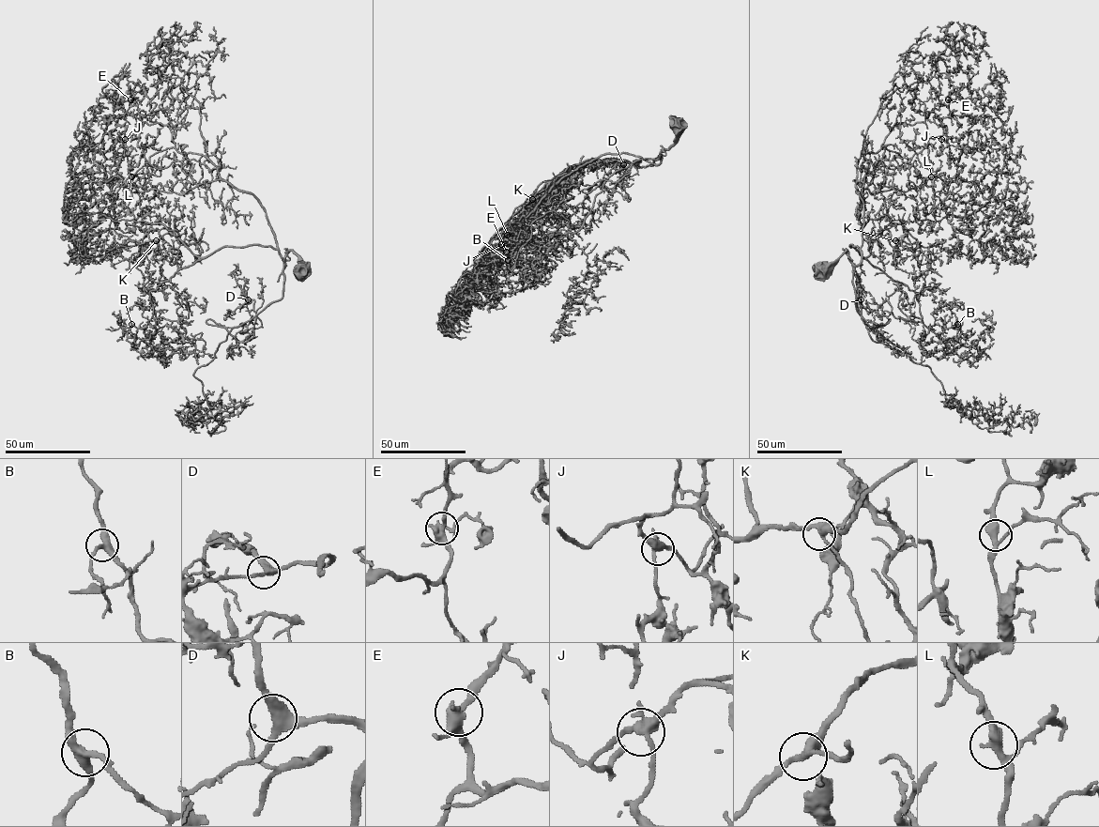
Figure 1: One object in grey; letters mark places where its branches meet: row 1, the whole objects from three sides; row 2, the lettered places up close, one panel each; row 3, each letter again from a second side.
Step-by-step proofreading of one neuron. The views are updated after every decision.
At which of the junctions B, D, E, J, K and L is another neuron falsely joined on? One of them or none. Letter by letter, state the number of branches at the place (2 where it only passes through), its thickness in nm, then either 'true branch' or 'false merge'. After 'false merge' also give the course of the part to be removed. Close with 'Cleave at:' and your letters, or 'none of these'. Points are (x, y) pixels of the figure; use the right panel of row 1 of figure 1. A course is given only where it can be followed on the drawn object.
B: branches 3; calibre 320 nm; true branch
D: branches 3; calibre 380 nm; true branch
E: branches 3; calibre 380 nm; true branch
J: branches 3; calibre 340 nm; true branch
K: branches 3; calibre 320 nm; true branch
L: branches 3; calibre 360 nm; true branch
Cleave at: none of these

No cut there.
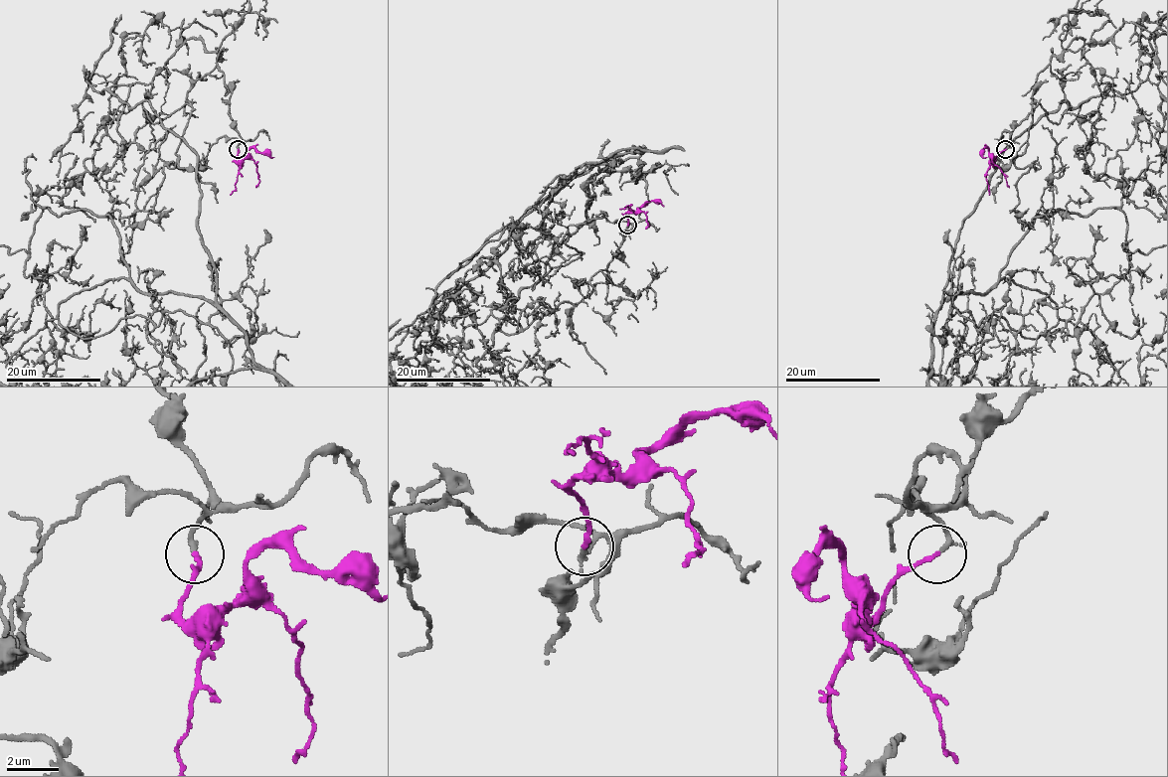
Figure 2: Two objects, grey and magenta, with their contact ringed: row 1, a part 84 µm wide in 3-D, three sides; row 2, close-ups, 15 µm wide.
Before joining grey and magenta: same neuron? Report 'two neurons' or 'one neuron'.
one neuron

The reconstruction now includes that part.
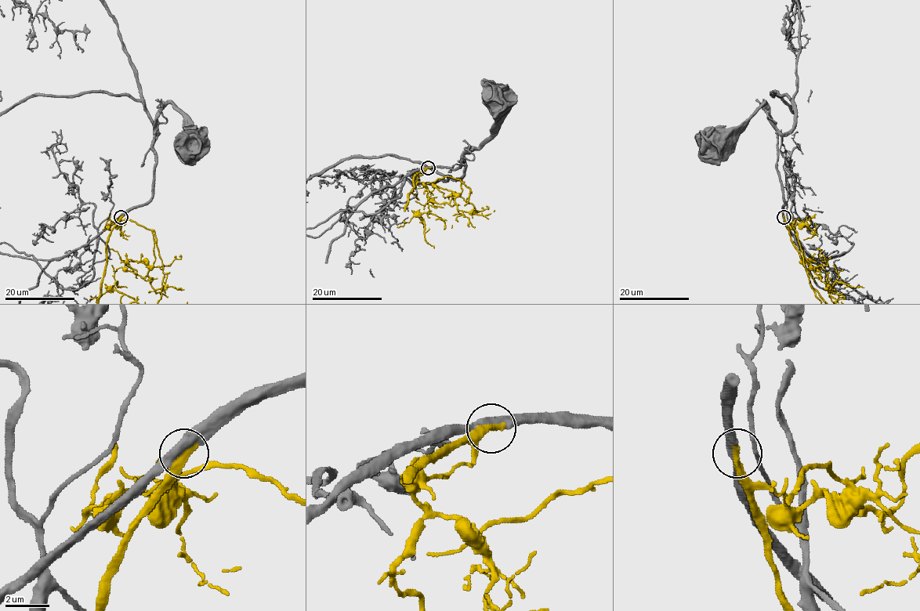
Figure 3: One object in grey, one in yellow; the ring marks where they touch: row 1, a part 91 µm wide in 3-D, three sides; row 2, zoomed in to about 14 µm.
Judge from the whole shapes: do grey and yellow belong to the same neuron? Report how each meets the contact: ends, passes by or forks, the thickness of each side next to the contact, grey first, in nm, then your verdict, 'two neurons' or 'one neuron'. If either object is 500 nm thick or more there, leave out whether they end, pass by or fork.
grey passes by; yellow ends; calibres 400 and 440 nm; one neuron

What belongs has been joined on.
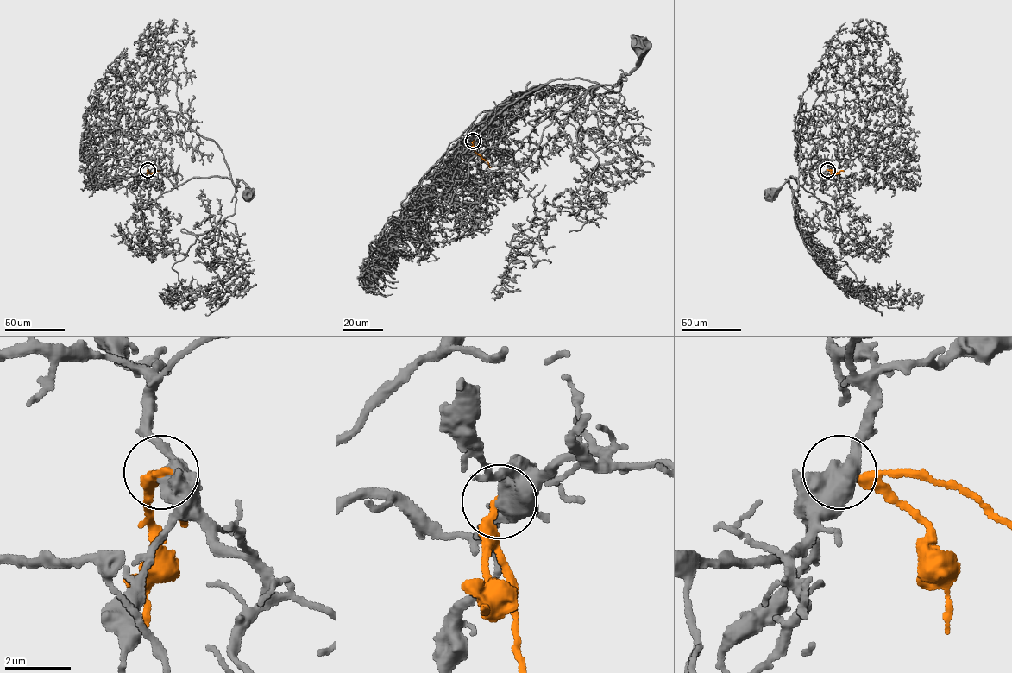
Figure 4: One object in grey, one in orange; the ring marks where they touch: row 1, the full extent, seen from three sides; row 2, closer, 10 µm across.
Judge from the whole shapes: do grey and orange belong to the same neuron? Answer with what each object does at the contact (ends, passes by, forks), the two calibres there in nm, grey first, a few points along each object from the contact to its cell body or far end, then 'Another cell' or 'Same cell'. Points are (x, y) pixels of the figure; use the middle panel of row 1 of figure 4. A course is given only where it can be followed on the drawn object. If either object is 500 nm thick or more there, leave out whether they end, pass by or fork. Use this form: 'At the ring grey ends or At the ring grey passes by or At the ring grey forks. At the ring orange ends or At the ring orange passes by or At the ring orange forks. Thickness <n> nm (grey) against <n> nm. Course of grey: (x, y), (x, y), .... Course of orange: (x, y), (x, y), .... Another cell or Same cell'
Thickness 600 nm (grey) against 280 nm. Course of grey: (473, 141), (464, 139), (487, 113), (553, 80), (581, 78), (619, 91), (621, 78), (641, 60), (643, 45). Course of orange: (473, 141), (474, 150), (492, 166). Another cell

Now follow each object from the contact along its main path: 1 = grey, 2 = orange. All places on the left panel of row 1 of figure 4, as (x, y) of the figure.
1: (147, 170), (142, 162), (149, 161), (177, 185), (196, 177), (225, 177), (237, 191), (242, 179), (249, 191)
2: (147, 170), (150, 173), (159, 171)

